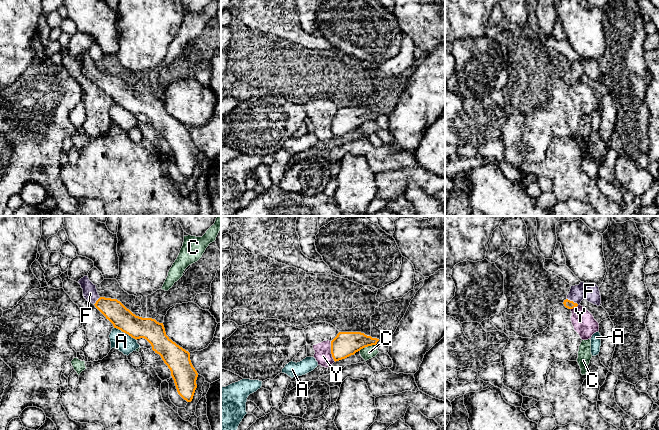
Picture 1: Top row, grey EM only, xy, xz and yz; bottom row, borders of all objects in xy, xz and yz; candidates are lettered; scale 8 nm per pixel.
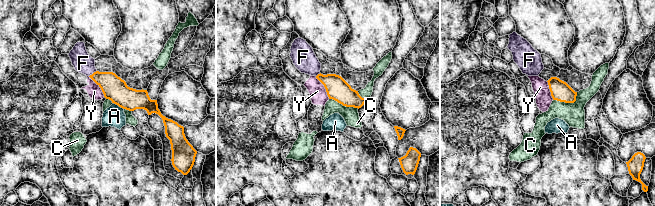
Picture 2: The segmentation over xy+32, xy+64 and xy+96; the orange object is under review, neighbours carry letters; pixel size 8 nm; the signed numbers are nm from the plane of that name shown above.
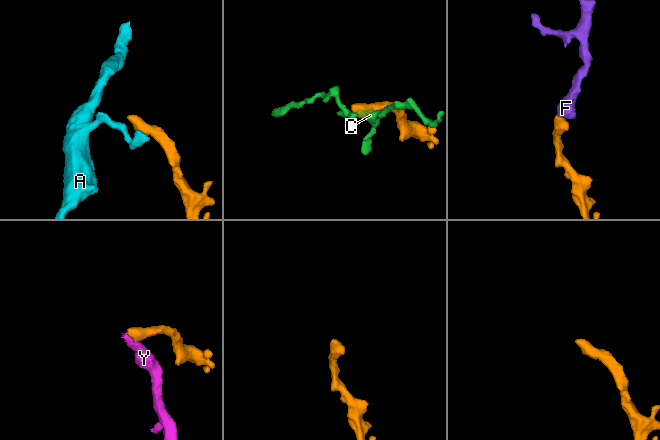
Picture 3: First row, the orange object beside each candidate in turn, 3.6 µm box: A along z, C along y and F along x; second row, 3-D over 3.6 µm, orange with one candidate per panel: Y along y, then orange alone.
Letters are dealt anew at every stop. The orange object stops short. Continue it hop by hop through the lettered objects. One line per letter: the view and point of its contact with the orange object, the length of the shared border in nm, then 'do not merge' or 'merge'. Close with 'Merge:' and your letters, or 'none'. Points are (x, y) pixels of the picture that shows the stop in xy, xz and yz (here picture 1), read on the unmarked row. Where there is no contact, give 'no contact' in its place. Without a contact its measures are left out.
A: xy (125, 108) | 220 nm | do not merge
C: xz (367, 122) | 140 nm | do not merge
F: yz (572, 77) | 110 nm | merge
Y: xz (331, 127) | 170 nm | do not merge
Merge: F

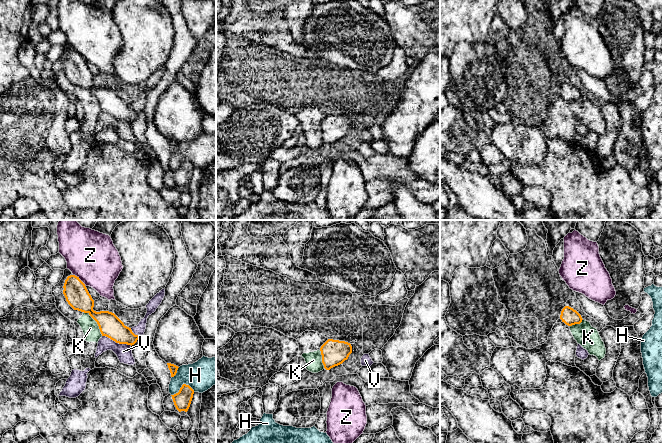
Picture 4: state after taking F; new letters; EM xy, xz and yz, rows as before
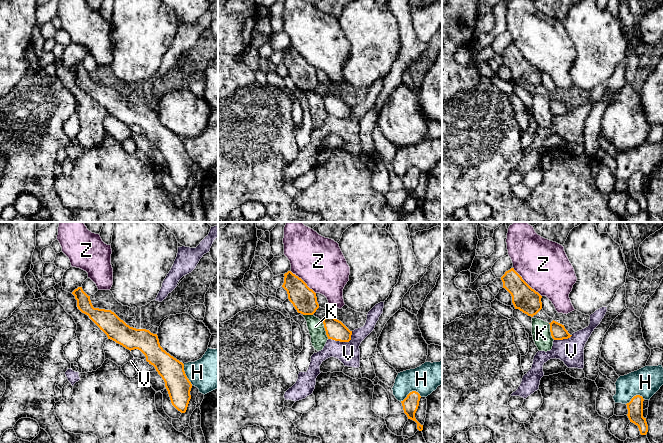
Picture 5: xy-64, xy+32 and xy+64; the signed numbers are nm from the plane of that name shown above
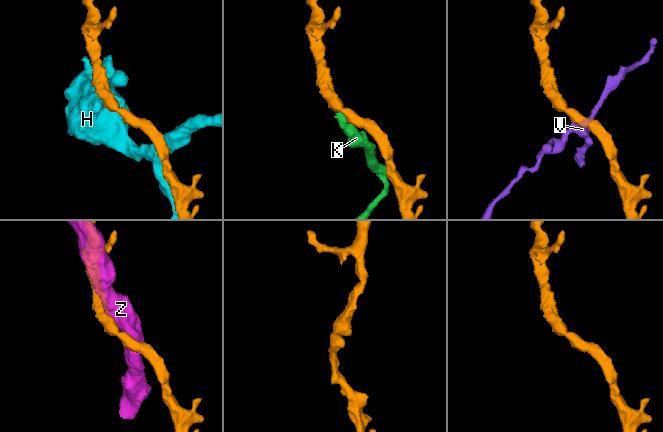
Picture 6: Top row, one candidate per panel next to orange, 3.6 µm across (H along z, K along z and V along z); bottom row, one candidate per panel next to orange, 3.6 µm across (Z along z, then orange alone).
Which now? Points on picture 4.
H: xy (182, 162) | 200 nm | do not merge
K: xy (96, 97) | 260 nm | do not merge
V: xy (117, 118) | 260 nm | do not merge
Z: xy (78, 54) | 130 nm | do not merge
Merge: none

